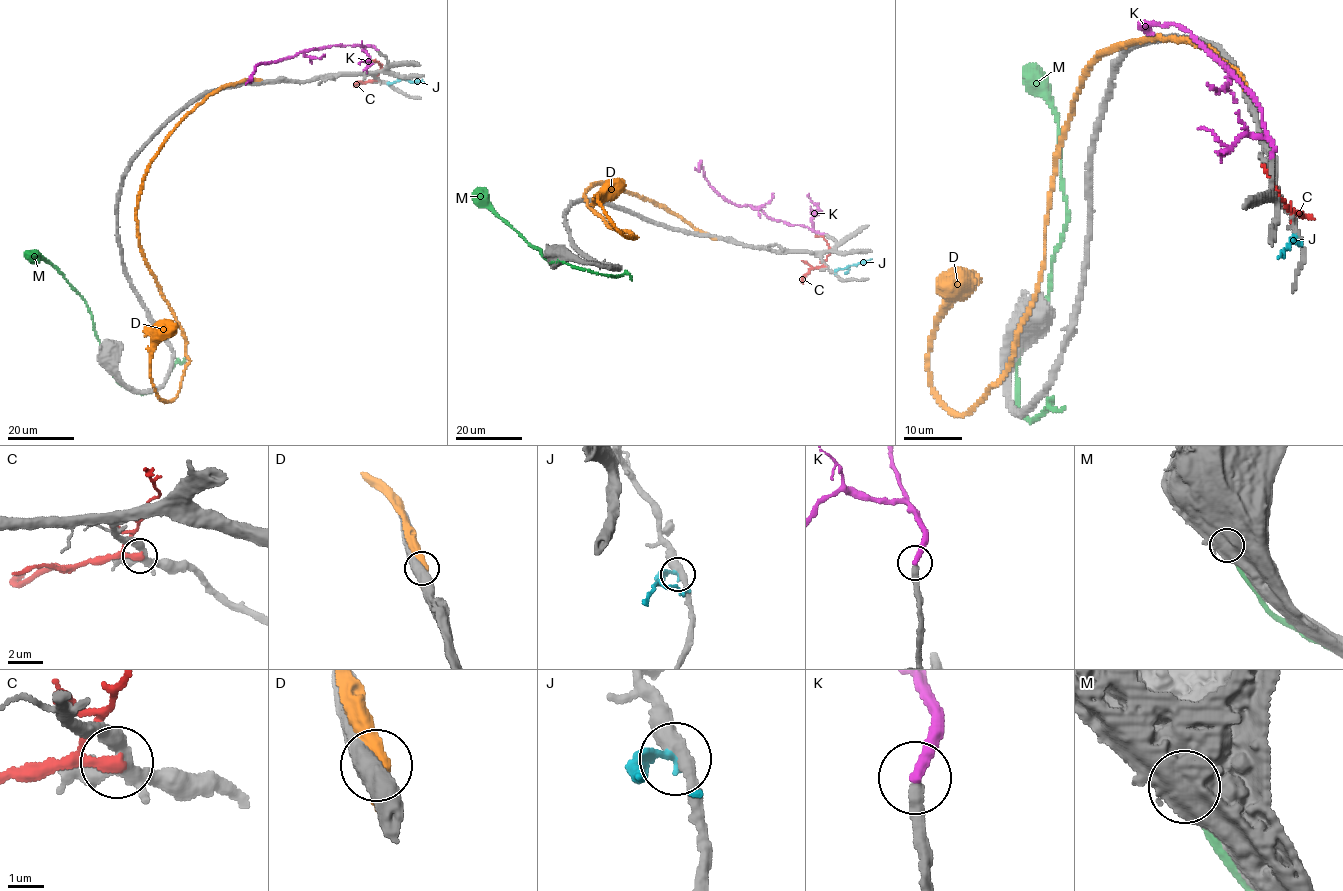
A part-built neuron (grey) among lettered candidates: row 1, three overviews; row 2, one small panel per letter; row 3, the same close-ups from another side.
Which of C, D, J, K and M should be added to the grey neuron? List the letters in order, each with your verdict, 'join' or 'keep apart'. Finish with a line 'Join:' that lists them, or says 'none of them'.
C: keep apart
D: keep apart
J: keep apart
K: join
M: keep apart
Join: K

